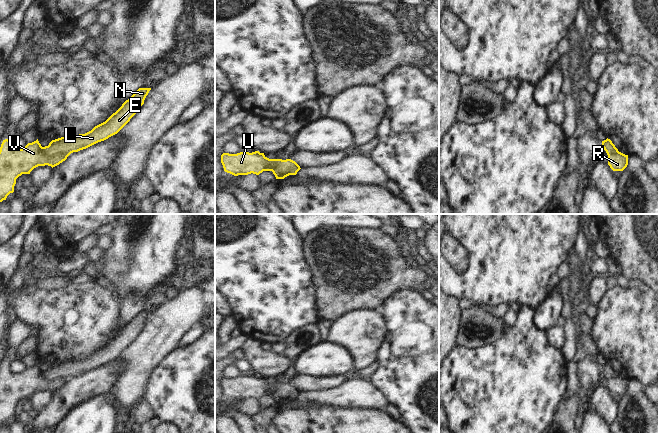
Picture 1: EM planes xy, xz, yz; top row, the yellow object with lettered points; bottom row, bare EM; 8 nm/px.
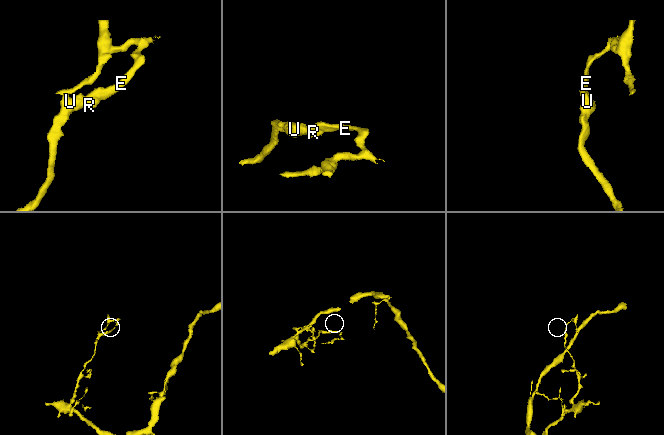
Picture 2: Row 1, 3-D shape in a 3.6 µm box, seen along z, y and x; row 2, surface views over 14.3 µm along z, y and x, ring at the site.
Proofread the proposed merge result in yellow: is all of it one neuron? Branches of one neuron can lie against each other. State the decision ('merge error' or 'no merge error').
merge error

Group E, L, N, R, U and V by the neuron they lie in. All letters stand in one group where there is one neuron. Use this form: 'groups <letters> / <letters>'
groups E L N / R U V

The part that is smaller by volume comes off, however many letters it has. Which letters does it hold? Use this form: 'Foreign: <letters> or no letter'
Foreign: E, L, N

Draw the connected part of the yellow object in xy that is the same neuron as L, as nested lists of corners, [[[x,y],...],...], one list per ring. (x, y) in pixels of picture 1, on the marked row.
[[[139,88],[122,106],[105,122],[95,126],[85,134],[70,135],[52,140],[43,147],[47,155],[73,153],[86,149],[98,142],[117,134],[138,112],[151,88]]]

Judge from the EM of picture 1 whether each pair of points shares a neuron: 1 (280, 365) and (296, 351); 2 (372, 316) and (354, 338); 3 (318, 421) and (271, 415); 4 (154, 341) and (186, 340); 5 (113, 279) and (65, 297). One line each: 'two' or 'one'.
1: two
2: one
3: two
4: two
5: two

